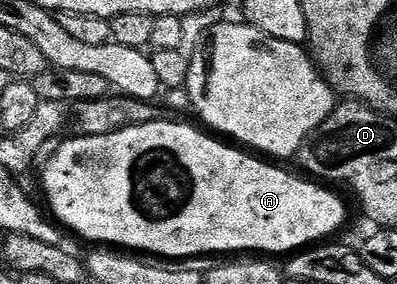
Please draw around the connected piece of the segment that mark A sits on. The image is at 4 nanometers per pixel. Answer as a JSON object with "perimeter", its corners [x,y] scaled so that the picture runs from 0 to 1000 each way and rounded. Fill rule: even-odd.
{"perimeter":[[[421,423],[416,430],[375,430],[360,444],[312,451],[302,465],[282,465],[272,479],[222,479],[219,486],[176,479],[169,500],[149,496],[144,504],[144,511],[149,507],[146,532],[118,563],[116,588],[106,599],[106,669],[116,680],[116,711],[126,722],[128,746],[139,754],[134,764],[169,813],[176,806],[181,820],[199,824],[202,835],[237,852],[227,859],[254,859],[267,873],[305,873],[317,887],[355,887],[360,898],[395,901],[408,915],[489,908],[496,894],[589,901],[602,887],[637,887],[650,901],[690,901],[680,894],[720,894],[718,901],[730,901],[763,873],[778,870],[783,859],[801,859],[814,845],[829,842],[821,838],[829,824],[841,824],[859,803],[861,778],[872,768],[872,725],[839,683],[839,676],[844,680],[839,665],[824,662],[798,637],[773,634],[768,623],[761,623],[763,630],[748,627],[746,616],[728,613],[720,599],[708,599],[700,588],[708,581],[683,577],[678,567],[662,563],[617,525],[592,521],[587,511],[511,465],[496,440],[491,444],[476,444],[469,430]]]}

